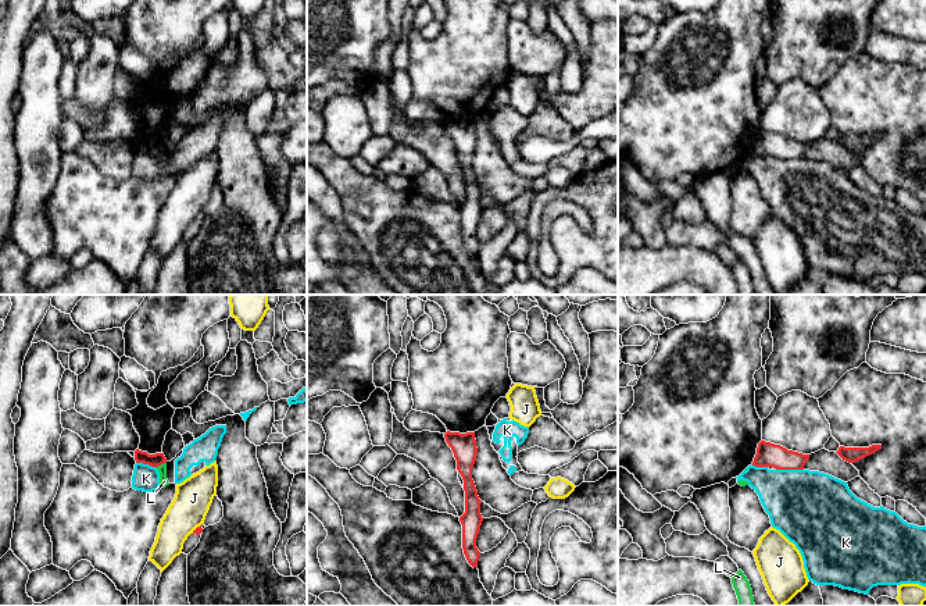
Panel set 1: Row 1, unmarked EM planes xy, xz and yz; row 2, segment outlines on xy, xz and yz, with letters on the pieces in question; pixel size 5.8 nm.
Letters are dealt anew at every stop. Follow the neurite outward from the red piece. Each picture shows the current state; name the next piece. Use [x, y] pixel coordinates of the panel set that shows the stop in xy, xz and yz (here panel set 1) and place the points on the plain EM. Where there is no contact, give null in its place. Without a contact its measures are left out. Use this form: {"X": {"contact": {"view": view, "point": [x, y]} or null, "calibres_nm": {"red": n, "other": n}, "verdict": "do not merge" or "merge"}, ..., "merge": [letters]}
{"J": {"contact": {"view": "xy", "point": [196, 217]}, "calibres_nm": {"red": 50, "other": 220}, "verdict": "do not merge"}, "K": {"contact": {"view": "yz", "point": [790, 157]}, "calibres_nm": {"red": 140, "other": 420}, "verdict": "do not merge"}, "L": {"contact": {"view": "xy", "point": [160, 153]}, "calibres_nm": {"red": 80, "other": 50}, "verdict": "do not merge"}, "merge": []}

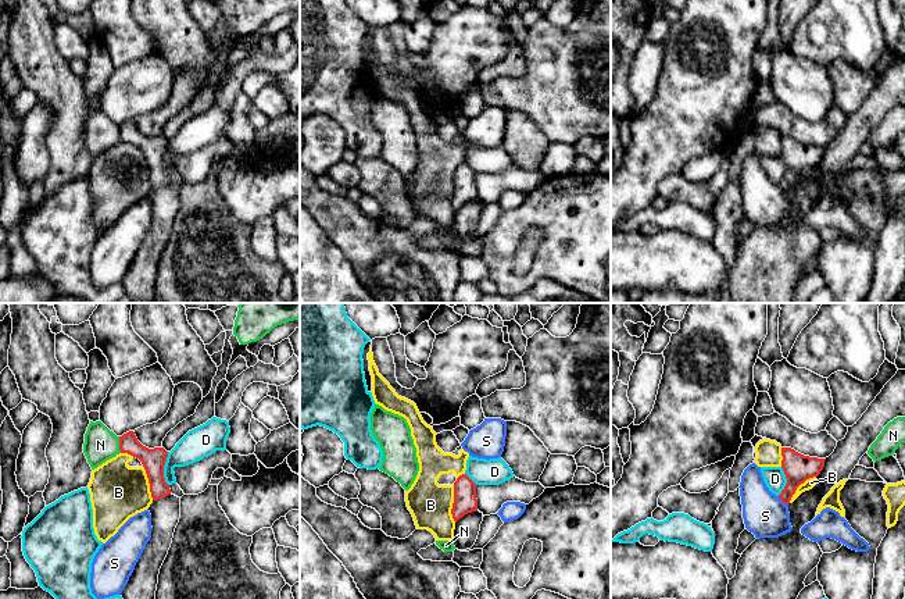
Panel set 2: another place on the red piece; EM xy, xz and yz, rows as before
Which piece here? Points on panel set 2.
{"B": {"contact": {"view": "xz", "point": [453, 192]}, "calibres_nm": {"red": 130, "other": 240}, "verdict": "do not merge"}, "D": {"contact": {"view": "xy", "point": [163, 157]}, "calibres_nm": {"red": 140, "other": 180}, "verdict": "do not merge"}, "N": {"contact": {"view": "xy", "point": [120, 134]}, "calibres_nm": {"red": 140, "other": 190}, "verdict": "do not merge"}, "S": {"contact": {"view": "yz", "point": [783, 191]}, "calibres_nm": {"red": 160, "other": 240}, "verdict": "do not merge"}, "merge": []}

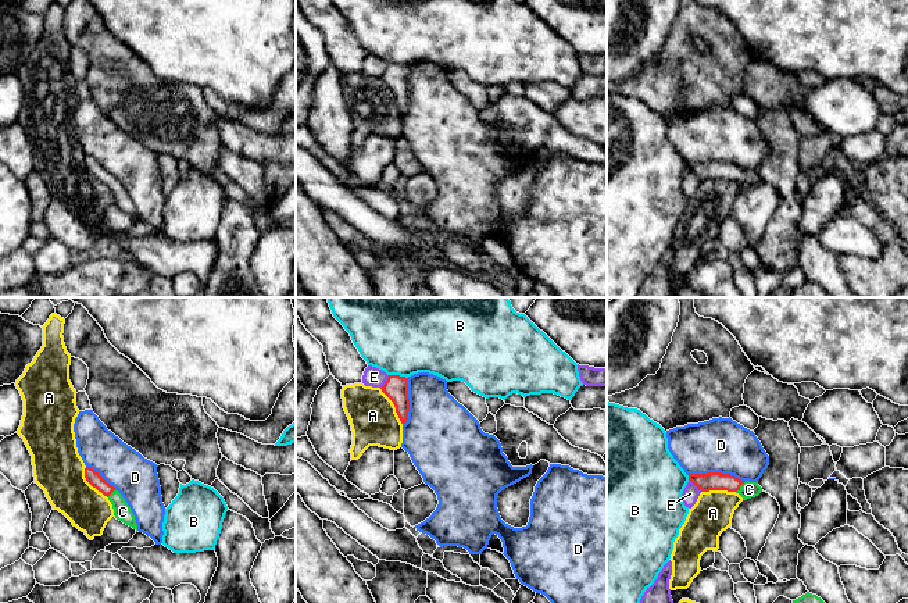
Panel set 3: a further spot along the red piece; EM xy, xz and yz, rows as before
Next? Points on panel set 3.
{"A": {"contact": {"view": "xz", "point": [394, 95]}, "calibres_nm": {"red": 140, "other": 280}, "verdict": "do not merge"}, "B": {"contact": {"view": "xz", "point": [399, 64]}, "calibres_nm": {"red": 140, "other": 380}, "verdict": "do not merge"}, "C": {"contact": {"view": "yz", "point": [739, 177]}, "calibres_nm": {"red": 110, "other": 100}, "verdict": "merge"}, "D": {"contact": {"view": "yz", "point": [717, 161]}, "calibres_nm": {"red": 110, "other": 320}, "verdict": "do not merge"}, "E": {"contact": {"view": "yz", "point": [696, 174]}, "calibres_nm": {"red": 110, "other": 90}, "verdict": "do not merge"}, "merge": ["C"]}

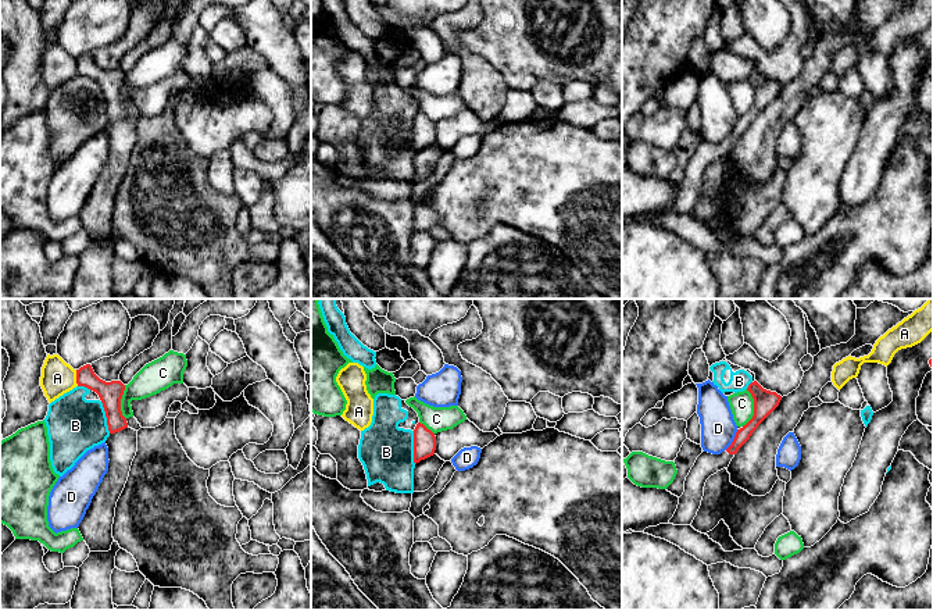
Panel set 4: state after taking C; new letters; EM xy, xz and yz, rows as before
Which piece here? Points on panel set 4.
{"A": {"contact": {"view": "xy", "point": [77, 67]}, "calibres_nm": {"red": 140, "other": 190}, "verdict": "do not merge"}, "B": {"contact": {"view": "xz", "point": [414, 136]}, "calibres_nm": {"red": 130, "other": 320}, "verdict": "do not merge"}, "C": {"contact": {"view": "yz", "point": [754, 97]}, "calibres_nm": {"red": 140, "other": 140}, "verdict": "do not merge"}, "D": {"contact": {"view": "yz", "point": [733, 128]}, "calibres_nm": {"red": 110, "other": 200}, "verdict": "do not merge"}, "merge": []}

